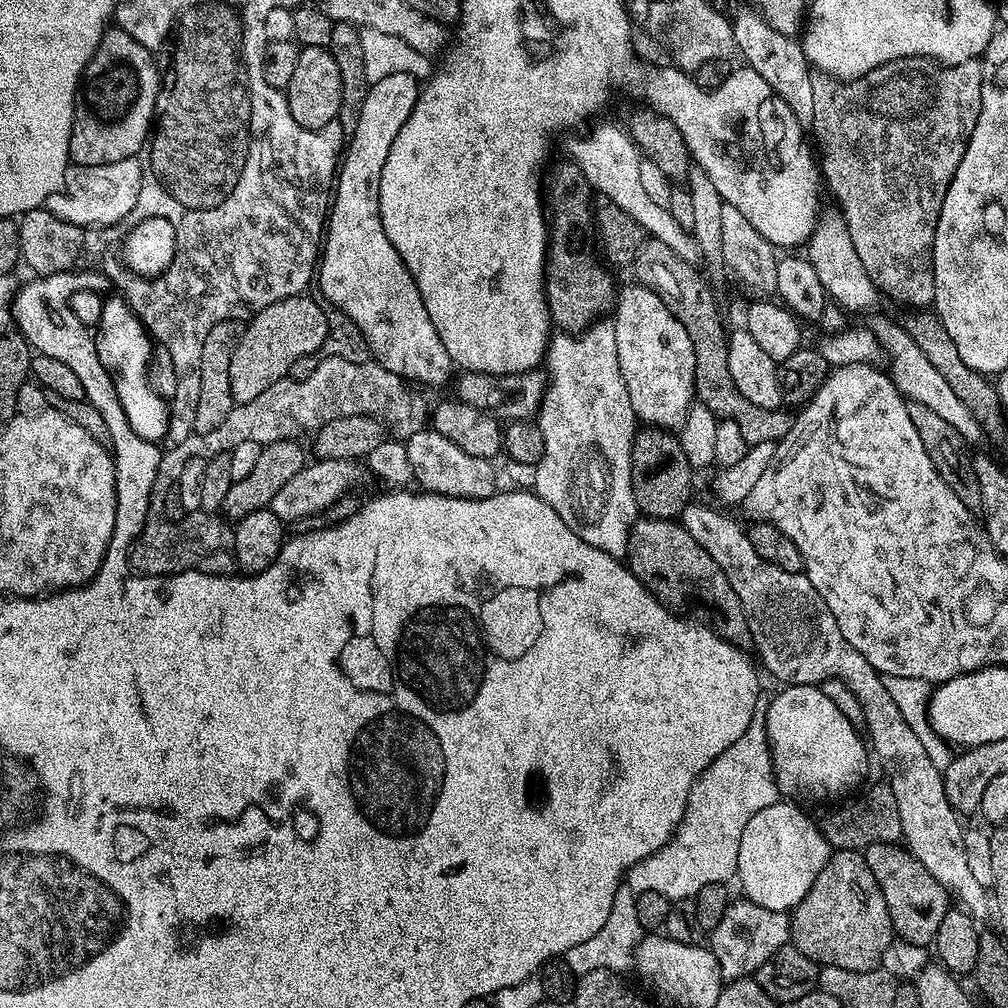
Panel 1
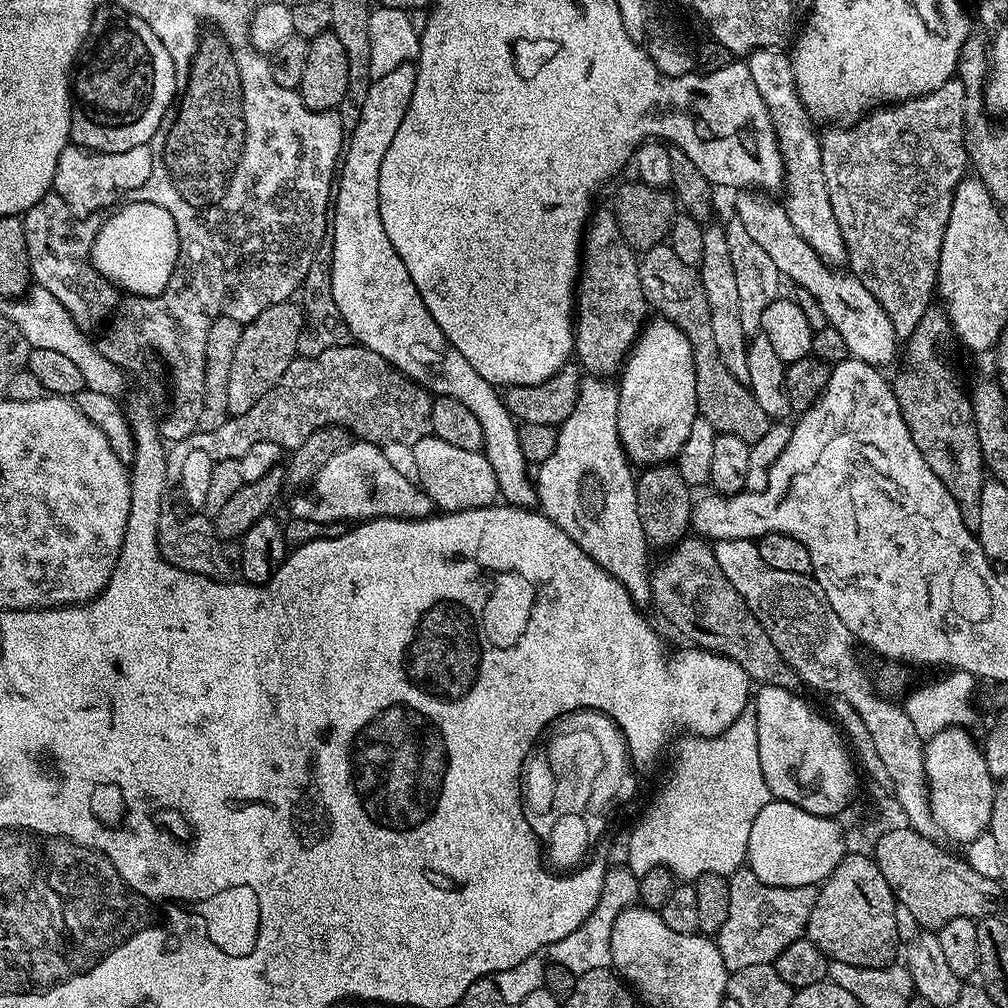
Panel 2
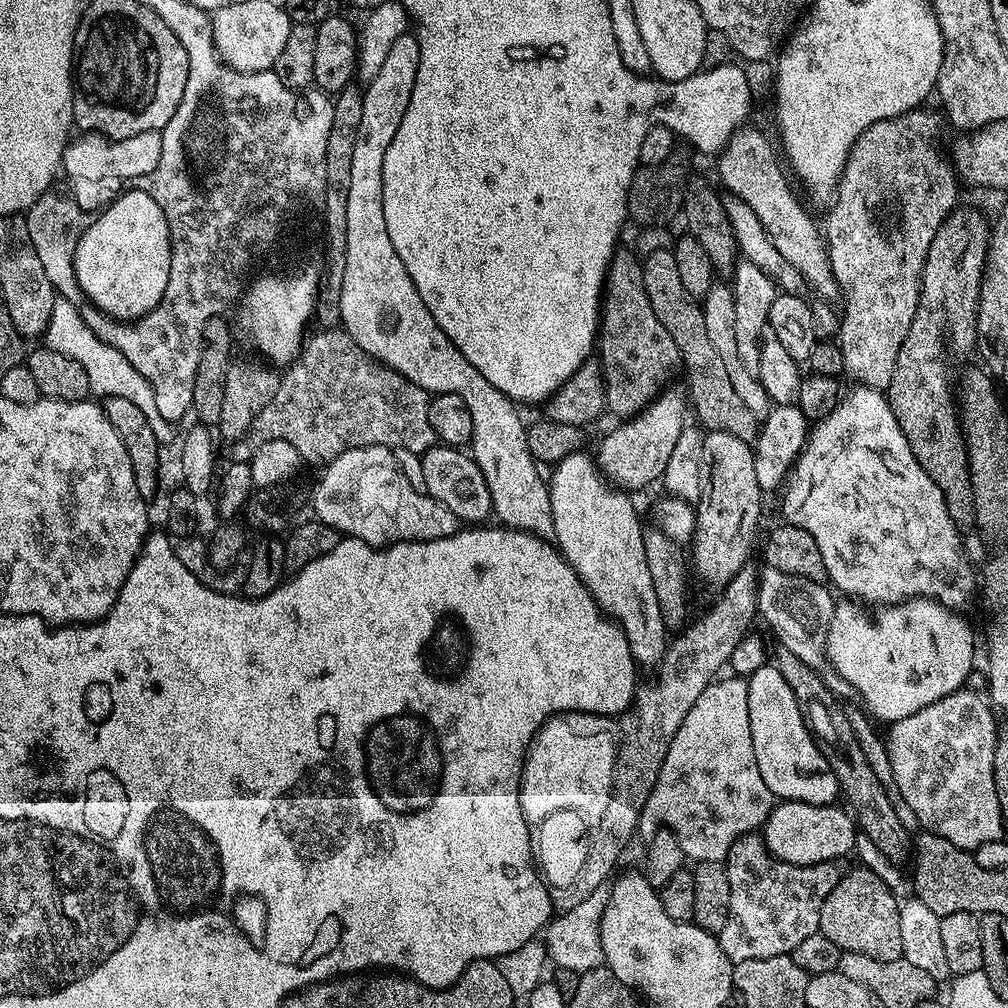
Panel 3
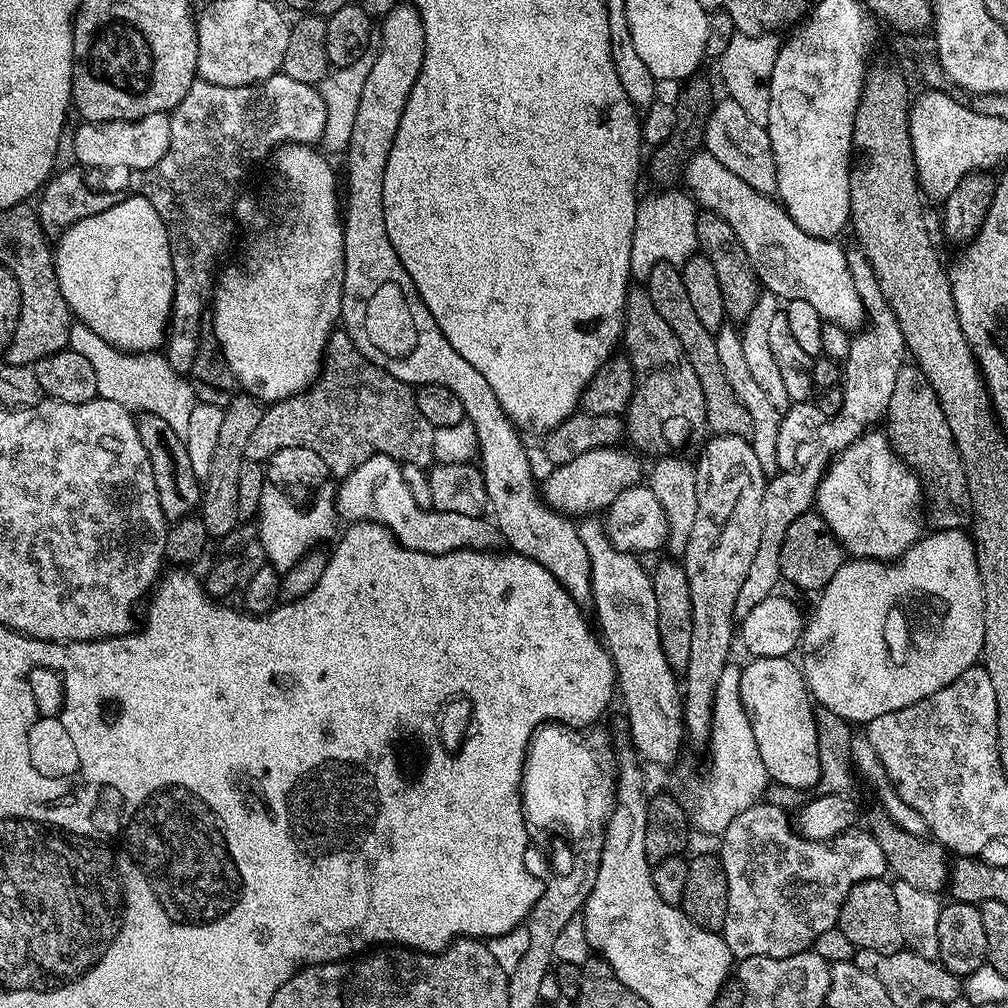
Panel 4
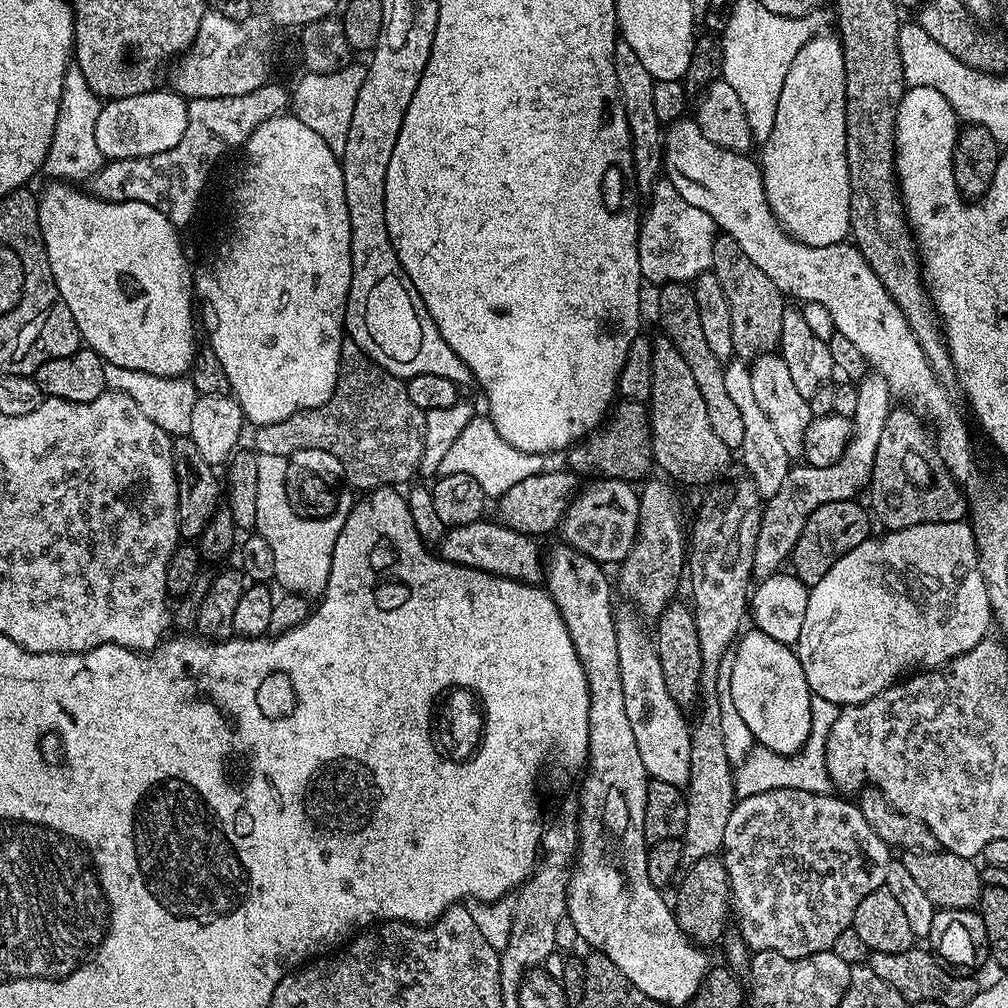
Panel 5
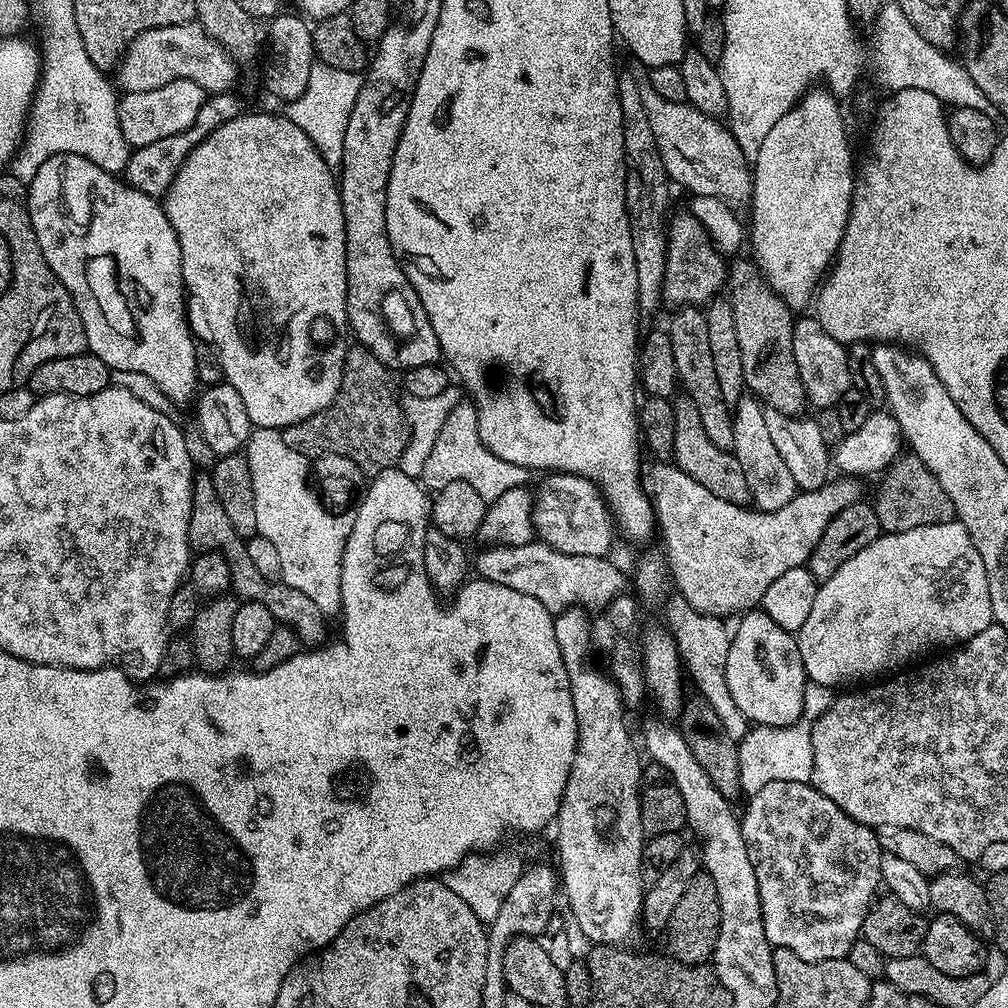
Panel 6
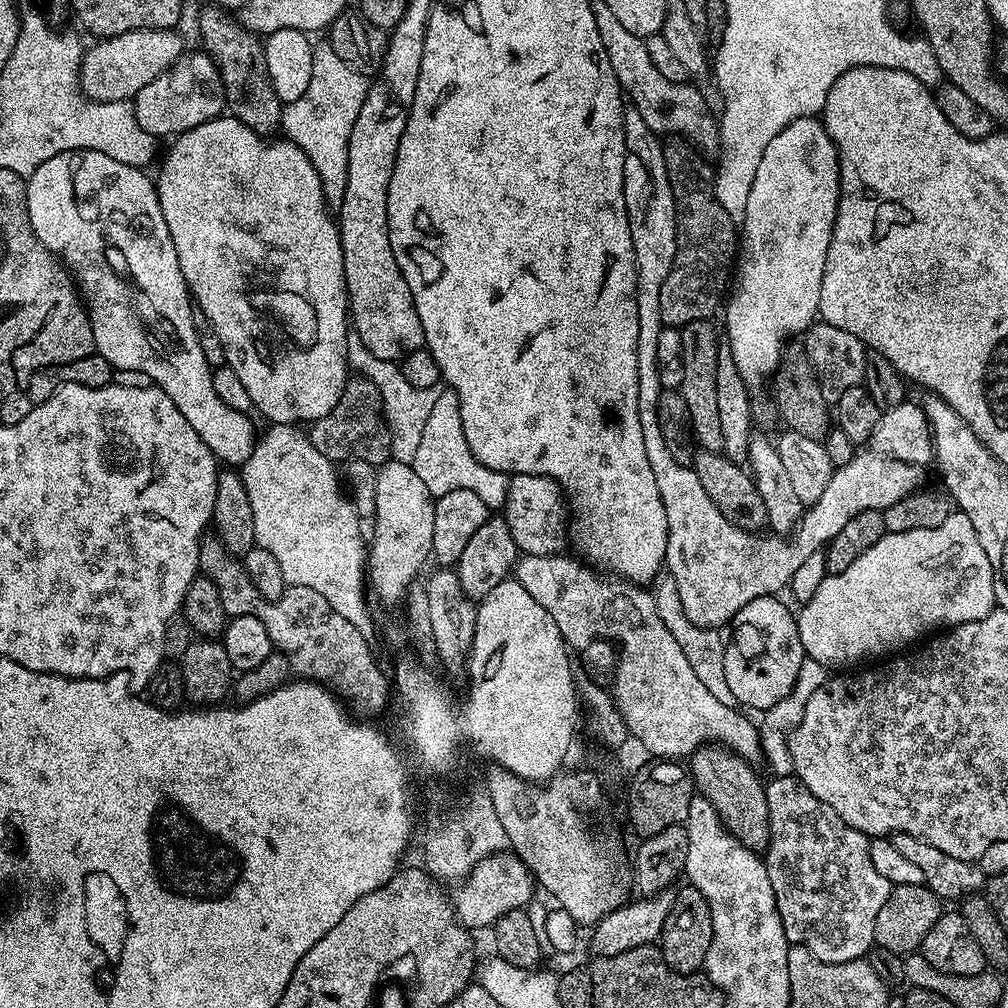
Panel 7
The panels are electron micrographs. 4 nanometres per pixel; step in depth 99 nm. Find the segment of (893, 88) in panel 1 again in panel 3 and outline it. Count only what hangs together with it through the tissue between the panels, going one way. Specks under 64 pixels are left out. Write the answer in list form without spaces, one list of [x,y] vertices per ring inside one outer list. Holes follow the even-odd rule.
[[[921,106],[911,112],[907,112],[906,114],[902,114],[901,116],[895,116],[892,120],[883,120],[882,122],[874,122],[869,128],[861,134],[858,139],[854,142],[854,146],[850,150],[850,154],[848,155],[848,161],[846,162],[846,166],[842,170],[842,174],[840,175],[840,184],[836,188],[836,195],[834,199],[831,201],[830,207],[832,209],[828,212],[828,221],[825,224],[822,224],[822,235],[828,245],[828,260],[832,263],[832,274],[835,276],[837,283],[846,291],[848,291],[848,309],[843,309],[842,319],[840,321],[840,335],[838,337],[838,343],[840,345],[840,349],[842,350],[842,358],[846,358],[846,366],[844,367],[845,373],[850,377],[853,376],[855,383],[857,385],[866,387],[866,388],[879,388],[881,390],[887,390],[890,386],[890,378],[894,378],[894,362],[898,362],[898,350],[902,350],[902,342],[906,342],[906,330],[910,330],[910,322],[914,322],[914,310],[918,306],[918,302],[920,301],[920,275],[922,274],[922,270],[924,269],[924,263],[926,262],[926,254],[930,250],[930,244],[934,242],[934,236],[938,234],[938,230],[943,224],[946,222],[946,218],[952,212],[952,209],[957,207],[958,200],[956,200],[956,184],[958,185],[958,173],[954,167],[953,161],[951,159],[948,160],[946,157],[940,153],[940,144],[936,141],[936,135],[940,132],[940,120],[942,124],[942,116],[939,111],[936,112],[927,112],[927,107]],[[888,192],[892,196],[896,196],[896,200],[898,203],[904,207],[904,233],[901,236],[884,236],[884,232],[880,229],[880,224],[876,221],[876,207],[879,206],[880,203],[883,202],[884,199],[887,198]]]

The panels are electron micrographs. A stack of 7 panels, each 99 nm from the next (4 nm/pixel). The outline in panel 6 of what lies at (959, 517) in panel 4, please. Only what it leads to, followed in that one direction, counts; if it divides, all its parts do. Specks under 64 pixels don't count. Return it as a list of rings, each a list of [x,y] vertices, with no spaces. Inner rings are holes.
[[[904,454],[897,458],[879,477],[874,507],[881,533],[918,530],[918,526],[934,526],[956,519],[952,499],[942,490],[938,478],[916,456]]]

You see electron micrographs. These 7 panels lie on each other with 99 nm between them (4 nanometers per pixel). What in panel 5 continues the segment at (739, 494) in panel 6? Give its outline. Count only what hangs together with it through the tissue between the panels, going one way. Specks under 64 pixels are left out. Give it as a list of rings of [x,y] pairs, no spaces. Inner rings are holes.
[[[657,336],[658,338],[652,340],[652,399],[648,408],[655,467],[661,468],[665,472],[661,473],[673,481],[685,480],[688,484],[711,486],[729,475],[728,463],[731,462],[733,453],[719,440],[718,434],[714,434],[714,429],[710,426],[706,402],[702,402],[702,394],[698,391],[698,385],[694,383],[694,374],[690,374],[690,366],[686,366],[686,358],[678,354],[674,342],[670,342],[667,336]]]

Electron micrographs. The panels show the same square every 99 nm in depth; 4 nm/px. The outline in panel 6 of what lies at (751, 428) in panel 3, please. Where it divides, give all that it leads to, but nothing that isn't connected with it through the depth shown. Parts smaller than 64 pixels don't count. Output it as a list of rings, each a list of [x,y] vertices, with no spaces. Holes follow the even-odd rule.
[[[699,307],[677,308],[671,313],[666,331],[670,338],[670,347],[674,350],[676,378],[683,395],[698,409],[698,419],[702,421],[702,430],[714,446],[731,450],[734,446],[734,426],[730,405],[722,398],[722,389],[718,386],[718,373],[714,371],[714,362],[710,355],[710,342],[706,331],[706,318]]]

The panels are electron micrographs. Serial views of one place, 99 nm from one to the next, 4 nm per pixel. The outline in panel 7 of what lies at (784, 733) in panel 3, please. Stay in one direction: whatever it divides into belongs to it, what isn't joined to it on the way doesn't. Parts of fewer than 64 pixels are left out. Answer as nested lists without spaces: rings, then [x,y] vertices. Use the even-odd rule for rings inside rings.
[[[776,596],[754,598],[754,602],[738,610],[730,631],[732,640],[730,636],[724,650],[724,669],[726,683],[734,693],[737,705],[759,710],[783,705],[794,688],[798,670],[805,658],[794,612]]]

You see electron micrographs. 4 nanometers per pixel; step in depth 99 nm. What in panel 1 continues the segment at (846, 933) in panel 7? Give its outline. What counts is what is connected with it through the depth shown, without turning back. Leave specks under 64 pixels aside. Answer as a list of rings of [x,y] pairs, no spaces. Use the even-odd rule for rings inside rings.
[[[747,898],[739,899],[729,903],[726,914],[722,914],[722,922],[710,929],[710,947],[720,967],[720,979],[724,982],[751,977],[766,958],[778,954],[781,946],[789,943],[792,934],[792,921],[787,911],[775,912]]]

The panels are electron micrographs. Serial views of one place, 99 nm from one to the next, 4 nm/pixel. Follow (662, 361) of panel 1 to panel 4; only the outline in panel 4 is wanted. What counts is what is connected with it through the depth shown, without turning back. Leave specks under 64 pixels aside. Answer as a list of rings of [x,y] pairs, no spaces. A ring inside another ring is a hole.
[[[624,446],[591,448],[586,450],[586,454],[578,454],[574,462],[555,465],[553,473],[542,482],[544,503],[555,512],[562,512],[569,518],[595,513],[592,512],[595,508],[608,509],[614,498],[622,494],[622,490],[641,483],[642,472],[640,476],[640,464],[636,461],[637,453],[632,452],[627,452]],[[579,512],[584,513],[579,514]]]

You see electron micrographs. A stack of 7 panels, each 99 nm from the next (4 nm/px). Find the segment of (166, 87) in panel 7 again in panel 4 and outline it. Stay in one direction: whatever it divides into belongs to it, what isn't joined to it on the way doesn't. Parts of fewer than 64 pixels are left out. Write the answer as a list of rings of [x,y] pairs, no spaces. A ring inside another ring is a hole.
[[[162,112],[146,114],[137,120],[111,120],[101,124],[80,122],[77,125],[72,136],[72,152],[76,155],[75,163],[85,169],[132,168],[141,172],[158,163],[170,146],[170,119]]]

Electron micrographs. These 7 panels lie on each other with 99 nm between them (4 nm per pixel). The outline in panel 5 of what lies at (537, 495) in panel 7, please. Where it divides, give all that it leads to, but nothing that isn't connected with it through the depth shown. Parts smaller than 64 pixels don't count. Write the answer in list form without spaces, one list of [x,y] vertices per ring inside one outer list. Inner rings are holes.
[[[600,478],[597,481],[584,493],[581,491],[568,505],[558,536],[568,547],[586,554],[602,566],[616,566],[630,554],[636,541],[640,526],[640,497],[637,489],[627,480]]]

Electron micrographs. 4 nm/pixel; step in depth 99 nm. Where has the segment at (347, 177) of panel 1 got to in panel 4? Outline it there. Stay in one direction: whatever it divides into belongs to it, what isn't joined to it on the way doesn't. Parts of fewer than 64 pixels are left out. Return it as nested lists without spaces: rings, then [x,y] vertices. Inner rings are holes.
[[[404,2],[404,4],[400,4],[397,8],[392,8],[388,13],[384,16],[384,25],[379,25],[378,28],[378,36],[380,40],[380,48],[378,47],[378,51],[376,52],[376,61],[374,62],[374,66],[370,66],[370,75],[366,78],[366,86],[362,86],[362,98],[358,101],[358,118],[354,118],[354,130],[350,134],[350,142],[348,143],[348,151],[346,153],[346,159],[348,159],[348,200],[346,196],[346,203],[342,208],[342,219],[344,221],[344,289],[342,290],[342,310],[340,311],[340,318],[342,321],[343,331],[348,333],[348,337],[354,342],[354,346],[358,346],[358,350],[362,350],[362,354],[366,354],[366,358],[370,358],[370,362],[374,362],[378,366],[382,366],[382,370],[386,370],[390,374],[394,374],[394,378],[398,378],[403,382],[403,384],[410,384],[413,386],[419,386],[422,384],[433,384],[434,386],[446,386],[446,390],[454,390],[454,394],[458,394],[459,400],[462,402],[462,406],[464,407],[464,415],[469,420],[473,426],[474,430],[477,432],[477,442],[479,444],[478,456],[479,459],[482,458],[482,462],[479,461],[478,467],[481,472],[484,474],[484,481],[486,482],[486,494],[488,495],[488,506],[491,509],[490,516],[494,521],[496,528],[500,531],[503,543],[505,545],[510,546],[511,551],[518,552],[520,555],[525,556],[526,558],[530,558],[534,562],[538,562],[542,566],[546,566],[546,570],[550,570],[550,574],[554,574],[554,578],[558,578],[558,582],[568,591],[570,594],[570,598],[574,598],[577,604],[584,606],[591,601],[592,598],[592,571],[590,570],[590,554],[586,554],[586,546],[582,546],[582,540],[580,538],[580,531],[577,528],[577,525],[573,523],[569,517],[565,516],[562,512],[555,512],[553,508],[548,507],[547,504],[544,503],[541,493],[538,491],[538,481],[531,474],[531,462],[528,461],[528,451],[529,449],[524,446],[523,442],[520,441],[521,433],[518,431],[515,424],[512,423],[512,419],[508,417],[506,414],[506,410],[502,410],[502,402],[498,402],[498,397],[494,395],[494,390],[490,390],[490,382],[486,382],[486,378],[482,378],[482,374],[478,374],[478,370],[474,370],[474,366],[470,366],[470,362],[466,362],[466,358],[462,358],[462,354],[458,354],[454,350],[454,346],[450,346],[450,342],[446,342],[446,338],[442,334],[442,330],[438,326],[438,322],[434,322],[434,314],[430,314],[430,310],[426,310],[426,302],[422,302],[422,298],[418,294],[418,290],[414,286],[414,282],[410,278],[410,274],[406,274],[406,266],[402,266],[402,262],[398,258],[398,254],[394,250],[394,246],[390,242],[390,234],[386,234],[386,218],[384,217],[384,207],[382,206],[382,182],[386,178],[386,158],[390,158],[390,150],[394,146],[394,138],[398,134],[398,122],[402,122],[402,110],[406,110],[406,102],[410,98],[410,90],[414,90],[414,82],[418,82],[418,74],[422,70],[422,62],[424,61],[424,51],[426,50],[426,30],[424,29],[424,23],[422,22],[422,18],[420,17],[420,11],[416,8],[413,8],[411,3]]]

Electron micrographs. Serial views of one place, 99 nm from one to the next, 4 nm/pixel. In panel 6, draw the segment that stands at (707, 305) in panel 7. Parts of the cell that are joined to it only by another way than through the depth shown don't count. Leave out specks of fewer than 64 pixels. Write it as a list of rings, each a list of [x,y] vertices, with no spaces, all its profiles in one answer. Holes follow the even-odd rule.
[[[684,210],[676,217],[671,217],[666,231],[668,233],[668,252],[666,256],[666,270],[664,271],[665,305],[672,304],[673,309],[695,308],[707,305],[709,300],[717,299],[716,292],[726,284],[726,260],[721,251],[716,248],[703,225],[691,211]]]

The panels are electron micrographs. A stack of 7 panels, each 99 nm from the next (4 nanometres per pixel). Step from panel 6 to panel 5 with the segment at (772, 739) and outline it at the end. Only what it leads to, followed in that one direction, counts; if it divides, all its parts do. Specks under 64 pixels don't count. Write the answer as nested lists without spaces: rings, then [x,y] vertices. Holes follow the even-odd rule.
[[[812,695],[810,702],[811,732],[804,747],[793,756],[778,755],[776,751],[762,745],[753,747],[743,763],[735,767],[735,792],[738,798],[749,797],[753,794],[765,793],[772,789],[798,789],[810,793],[829,793],[831,780],[829,771],[826,770],[825,748],[826,739],[830,729],[838,720],[841,707],[834,703]]]

